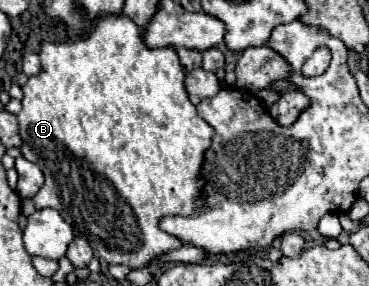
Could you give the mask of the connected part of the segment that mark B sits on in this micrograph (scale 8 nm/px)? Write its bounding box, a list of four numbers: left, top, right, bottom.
[17,16,213,270]

